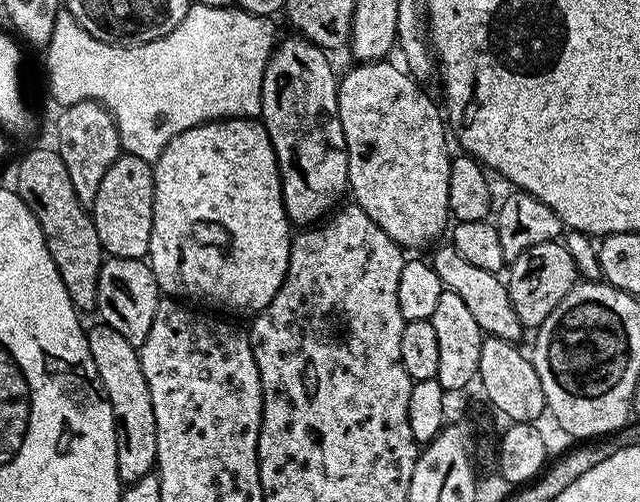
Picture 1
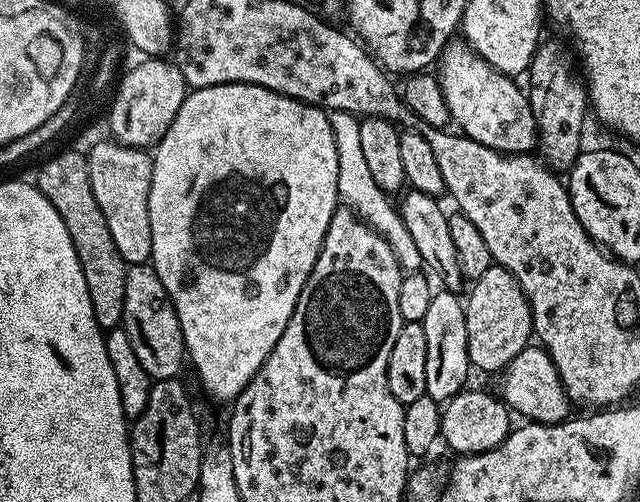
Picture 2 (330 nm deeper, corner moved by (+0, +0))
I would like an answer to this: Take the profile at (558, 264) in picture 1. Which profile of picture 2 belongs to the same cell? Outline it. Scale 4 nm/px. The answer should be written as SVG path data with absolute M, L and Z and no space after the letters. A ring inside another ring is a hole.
M493 262L482 278L471 281L470 287L464 300L468 362L473 369L496 374L533 339L532 308L514 274L498 263Z

